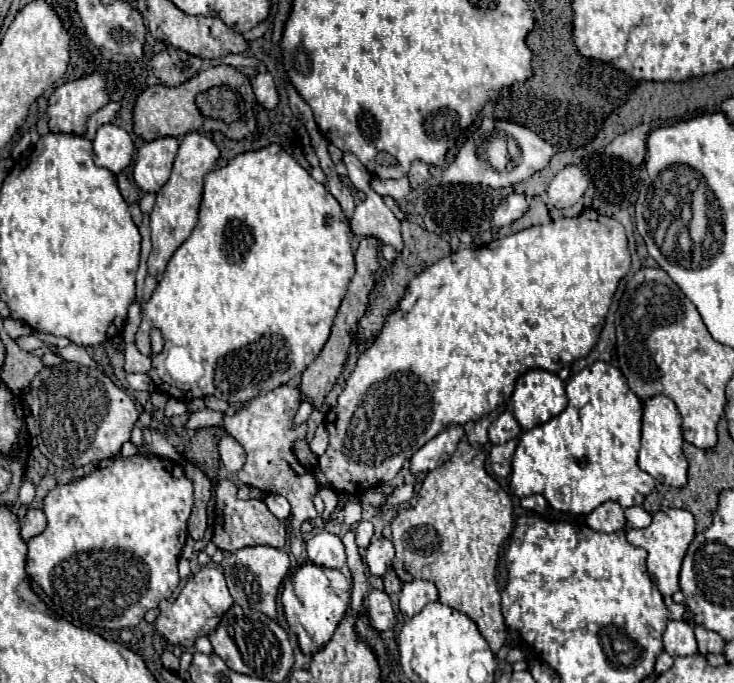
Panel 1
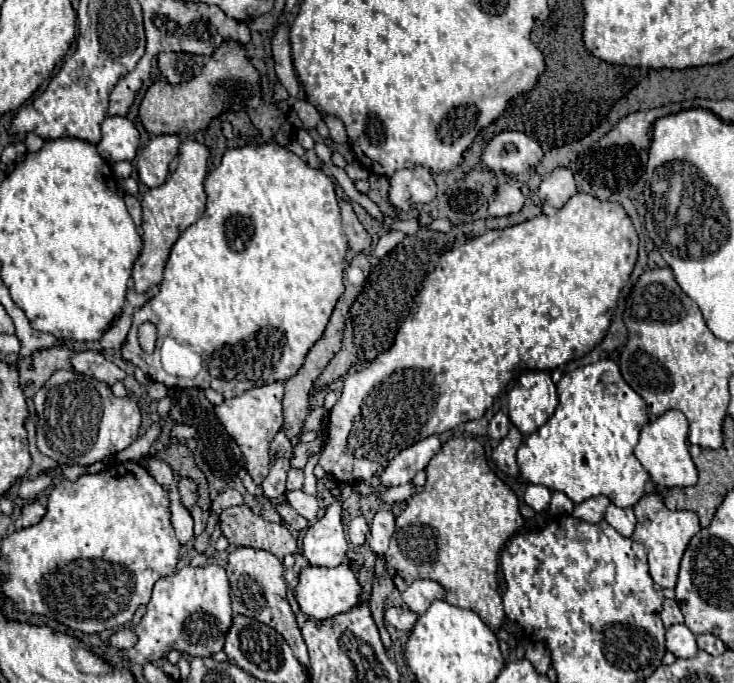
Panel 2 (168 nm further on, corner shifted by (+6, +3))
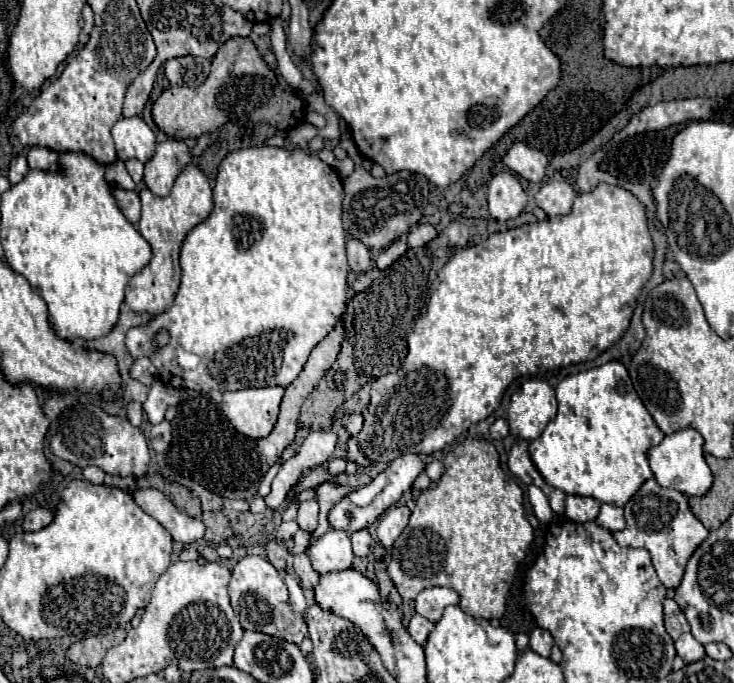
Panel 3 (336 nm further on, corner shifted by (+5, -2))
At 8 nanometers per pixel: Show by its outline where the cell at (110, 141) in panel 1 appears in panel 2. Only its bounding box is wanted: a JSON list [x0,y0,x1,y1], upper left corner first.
[96,116,140,164]

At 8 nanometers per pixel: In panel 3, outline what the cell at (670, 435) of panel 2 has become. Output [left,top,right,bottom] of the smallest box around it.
[649,427,713,495]

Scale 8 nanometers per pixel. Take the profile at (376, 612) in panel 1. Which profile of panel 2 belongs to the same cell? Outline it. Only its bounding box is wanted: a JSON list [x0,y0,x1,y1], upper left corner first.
[384,608,418,632]

